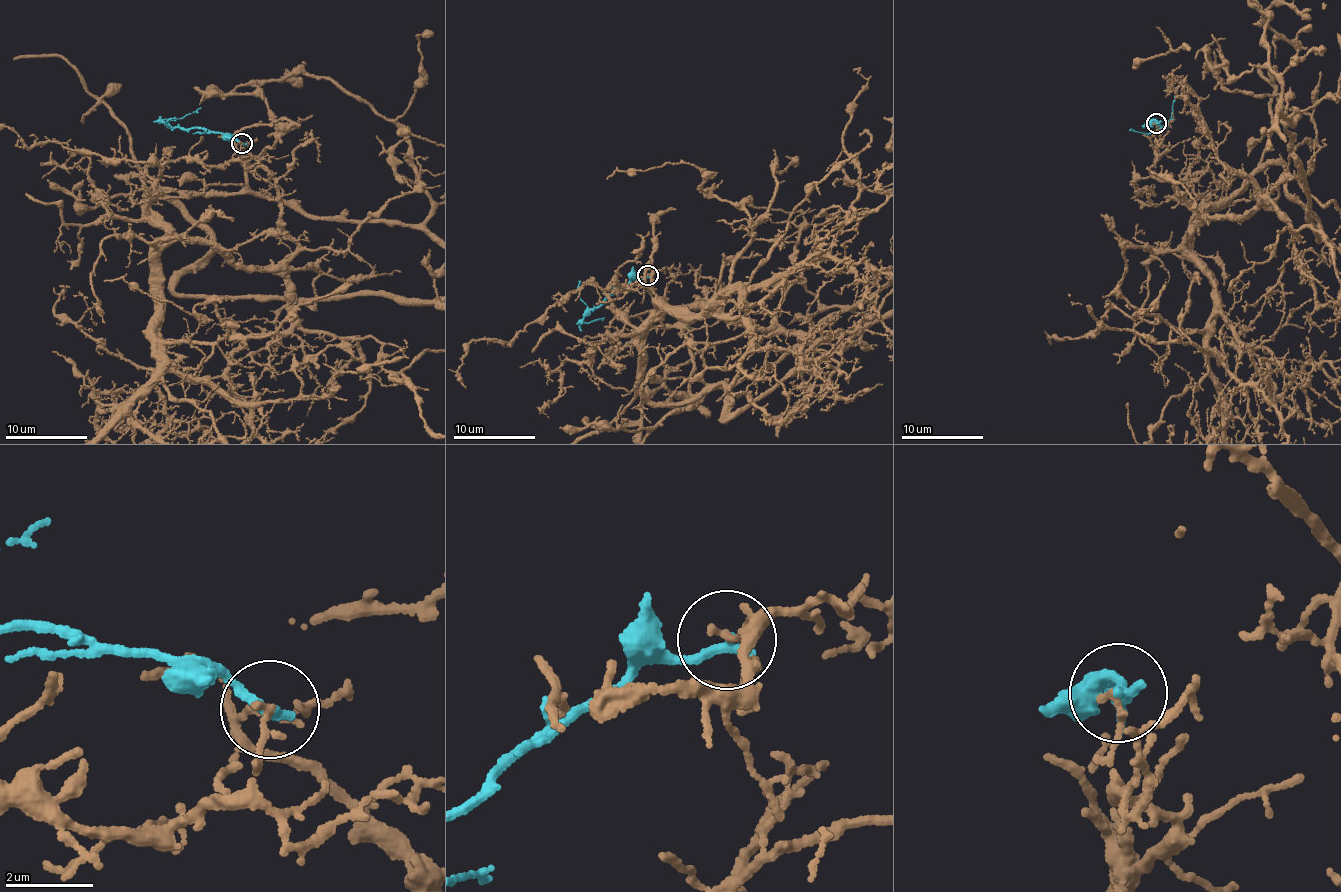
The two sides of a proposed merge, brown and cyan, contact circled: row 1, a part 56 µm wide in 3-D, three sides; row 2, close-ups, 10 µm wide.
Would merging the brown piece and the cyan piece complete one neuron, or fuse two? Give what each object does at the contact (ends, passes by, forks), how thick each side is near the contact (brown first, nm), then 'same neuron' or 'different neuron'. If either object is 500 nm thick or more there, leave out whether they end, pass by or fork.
brown ends there; cyan ends there; 170 nm thick on the brown side, 260 nm on the other; different neuron

